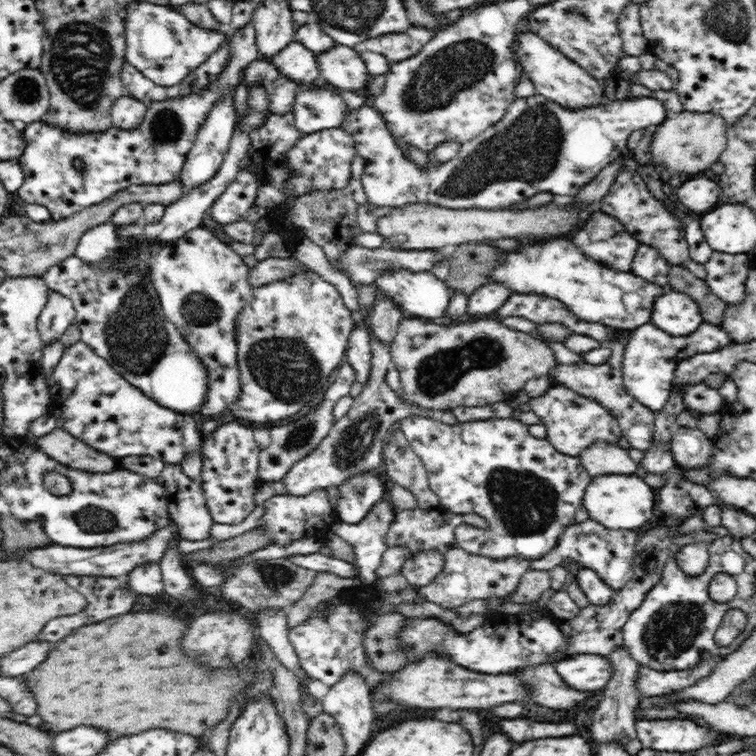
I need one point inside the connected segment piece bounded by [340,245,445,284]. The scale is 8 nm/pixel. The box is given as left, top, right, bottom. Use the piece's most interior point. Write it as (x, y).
(361, 266)

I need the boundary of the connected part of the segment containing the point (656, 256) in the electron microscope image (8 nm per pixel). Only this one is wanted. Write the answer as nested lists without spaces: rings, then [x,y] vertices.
[[[639,244],[631,265],[631,273],[645,282],[653,282],[658,286],[668,287],[670,265],[656,248]]]

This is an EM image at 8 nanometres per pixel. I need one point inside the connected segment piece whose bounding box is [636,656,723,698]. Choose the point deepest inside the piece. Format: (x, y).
(650, 683)

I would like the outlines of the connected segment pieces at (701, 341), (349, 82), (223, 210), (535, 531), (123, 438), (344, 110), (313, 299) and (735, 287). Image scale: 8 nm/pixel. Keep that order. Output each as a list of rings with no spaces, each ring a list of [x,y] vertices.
[[[708,322],[700,324],[700,328],[686,336],[672,336],[654,324],[648,323],[629,332],[625,341],[623,354],[622,374],[626,390],[634,398],[647,406],[652,412],[658,412],[666,406],[670,398],[670,388],[678,363],[682,359],[697,354],[711,353],[732,344],[728,333],[720,326]]]
[[[335,44],[315,56],[320,79],[334,87],[365,93],[371,75],[358,51]]]
[[[241,169],[238,171],[236,180],[232,181],[224,192],[211,207],[212,219],[218,224],[230,225],[241,221],[242,216],[255,206],[256,196],[258,196],[258,179],[256,175],[252,174],[249,170]]]
[[[409,416],[401,420],[399,430],[425,465],[429,487],[439,498],[439,505],[454,513],[478,514],[488,522],[487,528],[470,525],[456,528],[458,544],[474,555],[486,555],[494,559],[520,556],[531,562],[554,551],[566,528],[574,524],[574,516],[582,505],[586,487],[593,479],[578,456],[558,452],[547,438],[530,435],[528,425],[513,418],[491,418],[448,425],[435,418]]]
[[[81,340],[65,347],[58,364],[54,365],[49,376],[49,391],[51,394],[50,414],[56,419],[57,427],[62,428],[75,439],[89,444],[98,452],[108,457],[122,460],[128,456],[150,456],[162,460],[165,464],[181,466],[186,453],[201,452],[204,434],[198,424],[200,419],[194,414],[186,414],[162,407],[156,401],[146,396],[125,378],[122,378],[106,359],[95,354],[87,344]]]
[[[330,87],[303,90],[294,100],[294,122],[304,135],[338,128],[351,112],[342,95]]]
[[[310,269],[292,274],[284,280],[254,287],[250,302],[242,310],[237,320],[237,355],[242,392],[238,403],[230,406],[227,418],[247,424],[288,420],[290,416],[296,416],[310,400],[314,400],[316,394],[330,386],[328,380],[344,362],[349,336],[356,326],[352,312],[344,306],[336,287]]]
[[[713,252],[704,264],[706,284],[727,305],[740,304],[746,294],[746,278],[752,262],[747,254]]]

